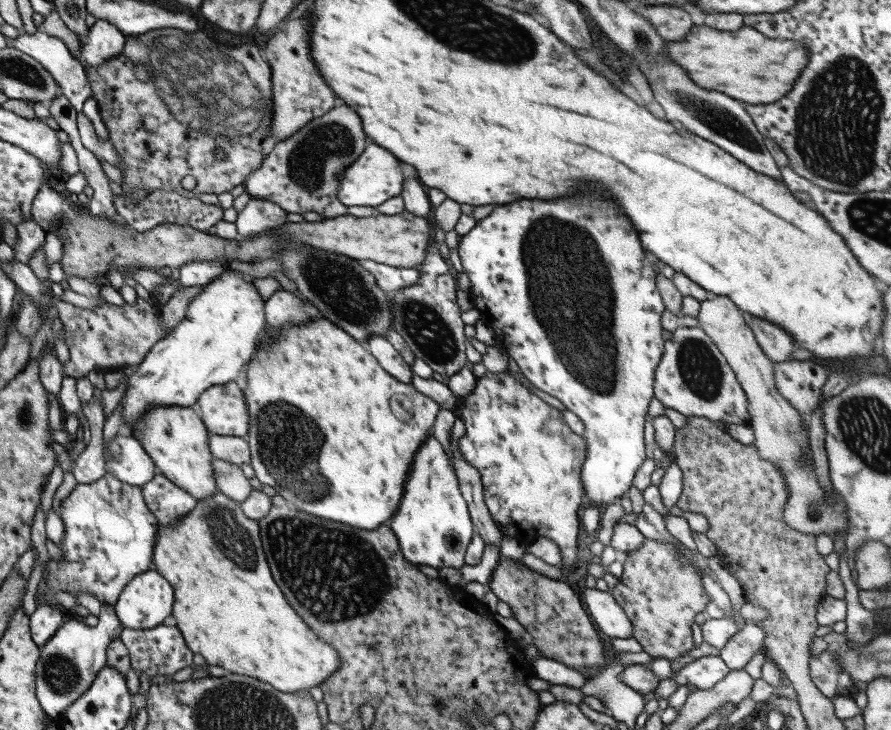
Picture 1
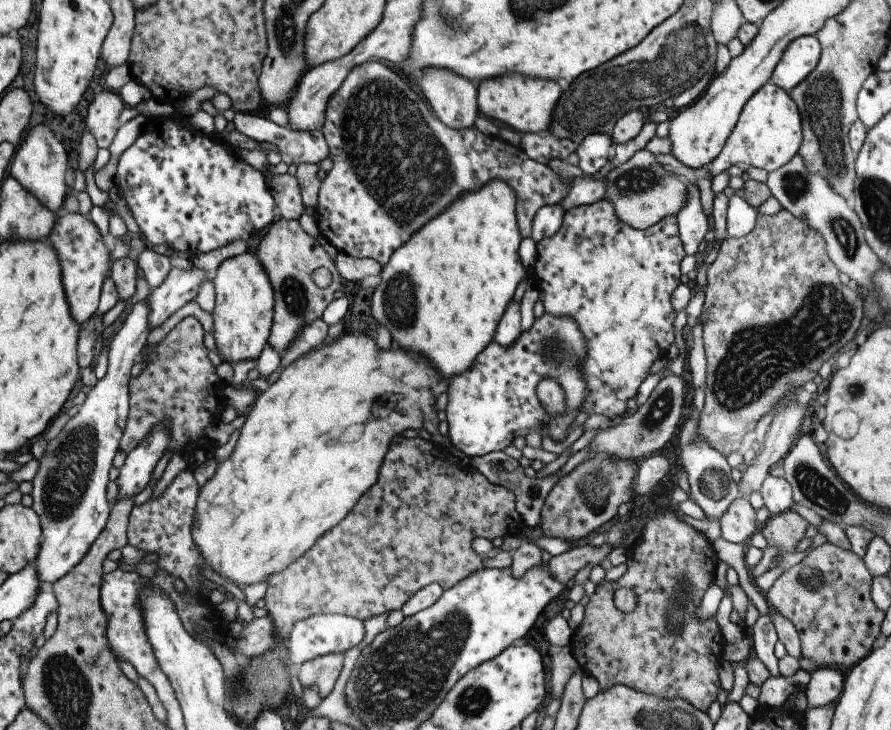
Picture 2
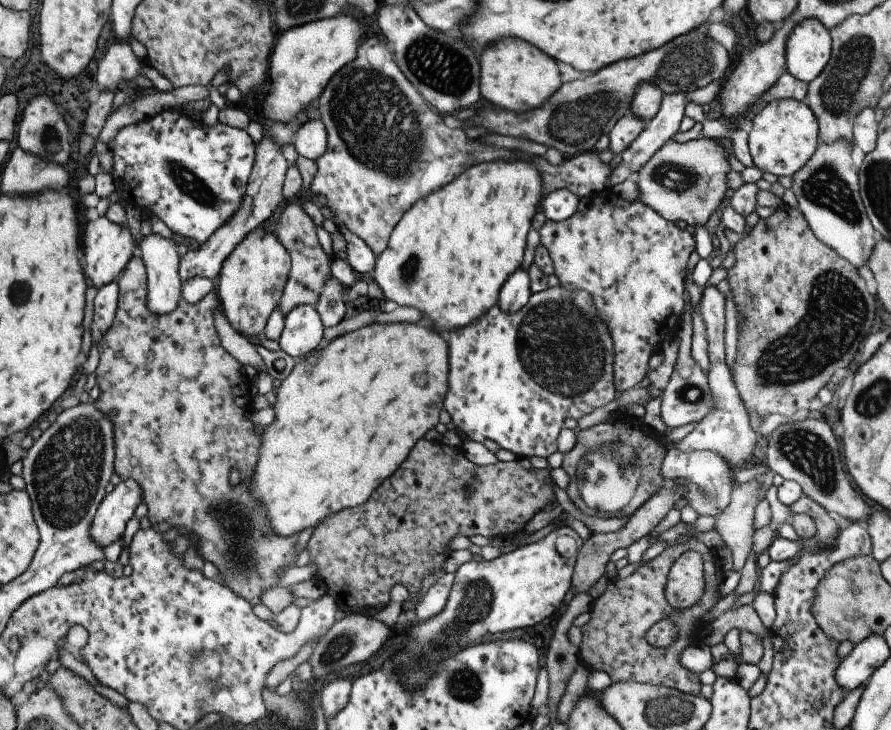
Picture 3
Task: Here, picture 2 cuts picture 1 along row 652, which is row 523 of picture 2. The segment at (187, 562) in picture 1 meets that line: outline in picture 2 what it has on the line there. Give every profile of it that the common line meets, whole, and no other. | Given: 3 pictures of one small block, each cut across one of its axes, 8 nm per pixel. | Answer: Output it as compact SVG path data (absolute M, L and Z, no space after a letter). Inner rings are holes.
M351 330L343 332L335 342L331 342L327 346L321 346L317 350L311 350L303 358L291 362L285 370L279 370L277 376L273 378L271 386L265 392L261 392L261 396L257 398L251 414L247 416L245 424L241 426L241 434L239 434L239 440L235 444L233 454L217 466L213 478L199 490L197 506L195 506L195 514L193 514L197 518L193 520L191 538L193 538L193 544L199 548L201 556L205 558L205 564L211 566L211 570L215 570L219 576L233 580L235 586L257 584L257 582L261 582L263 576L269 578L271 574L277 574L277 572L285 570L287 566L291 566L325 532L335 528L353 510L357 500L377 482L379 466L383 464L383 456L387 454L387 446L389 446L391 438L395 434L401 434L405 428L423 432L423 420L425 418L435 418L435 412L437 412L435 400L441 392L447 392L447 380L437 370L433 370L433 366L425 358L421 358L421 356L415 358L403 348L377 350L375 342L369 336L355 334Z

